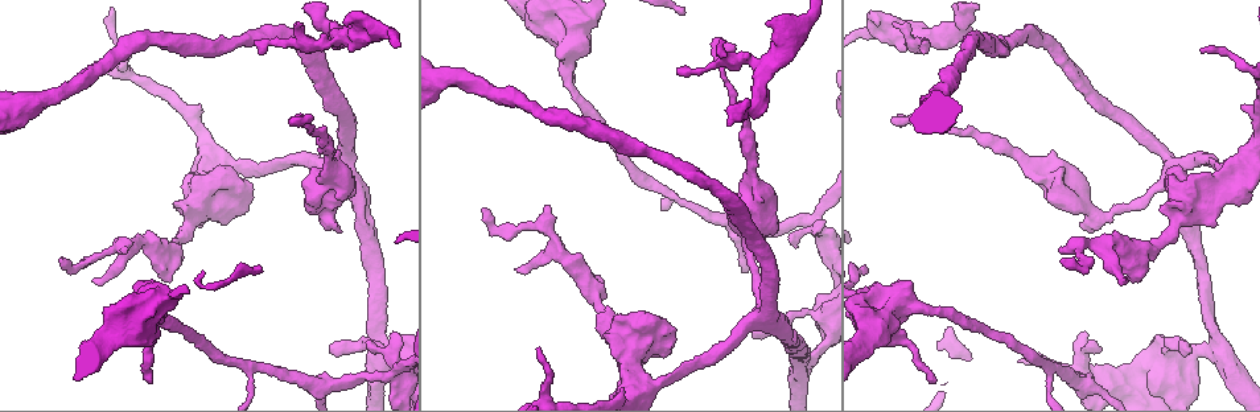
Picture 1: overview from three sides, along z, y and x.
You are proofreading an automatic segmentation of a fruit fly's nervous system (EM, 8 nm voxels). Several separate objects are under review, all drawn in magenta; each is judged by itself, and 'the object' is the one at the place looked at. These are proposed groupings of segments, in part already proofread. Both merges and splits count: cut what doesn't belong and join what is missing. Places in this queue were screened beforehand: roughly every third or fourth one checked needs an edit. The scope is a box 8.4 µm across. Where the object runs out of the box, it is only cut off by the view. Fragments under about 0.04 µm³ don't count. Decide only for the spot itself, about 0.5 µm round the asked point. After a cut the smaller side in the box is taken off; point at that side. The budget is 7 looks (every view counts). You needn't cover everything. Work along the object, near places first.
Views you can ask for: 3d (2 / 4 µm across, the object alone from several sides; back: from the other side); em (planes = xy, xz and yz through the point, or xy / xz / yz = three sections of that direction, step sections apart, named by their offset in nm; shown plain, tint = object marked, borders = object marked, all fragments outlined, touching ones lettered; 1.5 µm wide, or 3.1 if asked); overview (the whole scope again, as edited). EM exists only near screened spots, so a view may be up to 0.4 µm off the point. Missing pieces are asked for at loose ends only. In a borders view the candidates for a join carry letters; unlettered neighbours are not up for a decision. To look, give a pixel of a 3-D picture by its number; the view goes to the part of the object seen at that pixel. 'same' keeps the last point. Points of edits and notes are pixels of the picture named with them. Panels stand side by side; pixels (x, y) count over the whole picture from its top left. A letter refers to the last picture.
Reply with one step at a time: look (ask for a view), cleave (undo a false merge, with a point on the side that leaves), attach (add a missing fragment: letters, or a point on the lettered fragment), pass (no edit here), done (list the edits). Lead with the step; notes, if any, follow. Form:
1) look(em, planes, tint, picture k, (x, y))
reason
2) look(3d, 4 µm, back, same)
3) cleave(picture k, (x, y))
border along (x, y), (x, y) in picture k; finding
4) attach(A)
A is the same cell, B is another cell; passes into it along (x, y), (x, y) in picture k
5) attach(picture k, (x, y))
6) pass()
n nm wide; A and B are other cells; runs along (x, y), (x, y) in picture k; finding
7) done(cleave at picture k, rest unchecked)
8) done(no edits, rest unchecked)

look(em, planes, borders, picture 1, (306, 181))
free end

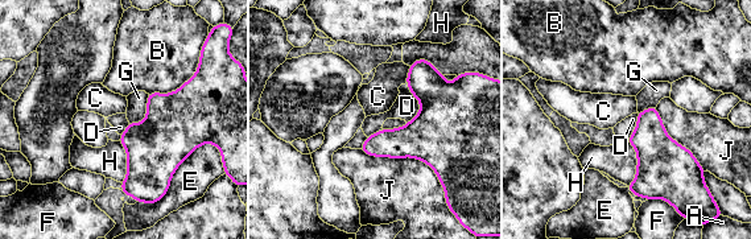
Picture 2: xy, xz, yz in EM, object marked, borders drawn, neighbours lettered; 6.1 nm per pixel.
pass()
180 nm wide; A, B, C, D, E, F, G, H and J are other cells; no lettered fragment goes on from it

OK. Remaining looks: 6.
look(em, xy, step 8, tint, picture 1, (894, 26))
free end

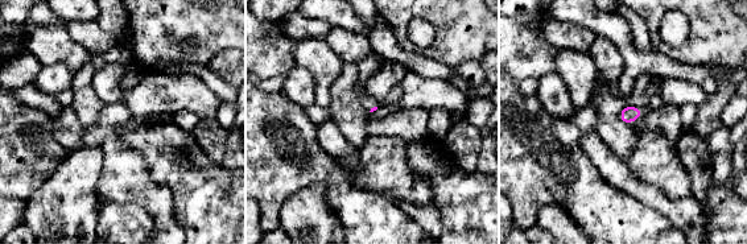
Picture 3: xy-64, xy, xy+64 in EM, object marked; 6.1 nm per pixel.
look(em, planes, borders, same)

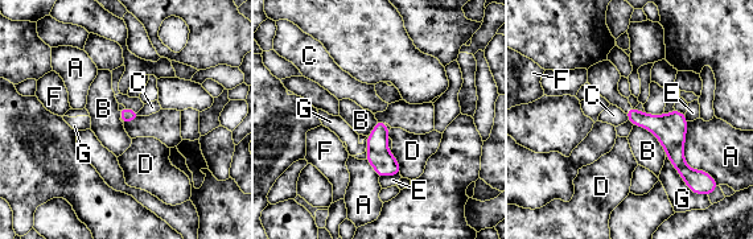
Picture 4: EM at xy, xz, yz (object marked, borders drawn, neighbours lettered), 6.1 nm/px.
pass()
A, B, C, D, E, F and G are other cells; border along (633, 124), (646, 128), (666, 153) in picture 4; none of them fits

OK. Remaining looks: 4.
look(3d, 4 µm, picture 1, (226, 171))
an open end

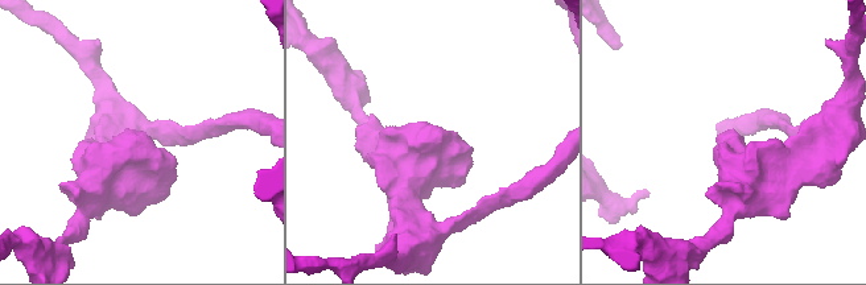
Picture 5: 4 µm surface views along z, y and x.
look(em, planes, plain, picture 5, (719, 135))

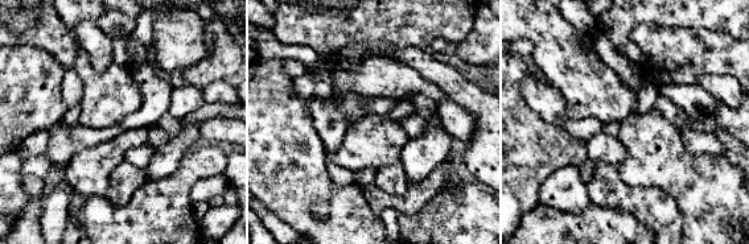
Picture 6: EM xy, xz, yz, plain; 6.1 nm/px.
look(em, planes, borders, same)
see the neighbours

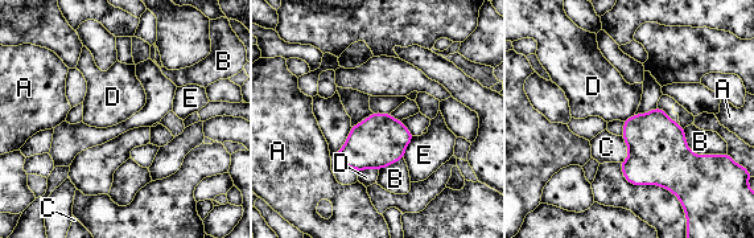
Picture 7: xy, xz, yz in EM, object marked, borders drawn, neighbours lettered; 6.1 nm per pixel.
pass()
320 nm wide; A, B, C, D and E are other cells; border along (378, 169), (357, 171) in picture 7; no lettered fragment goes on from it

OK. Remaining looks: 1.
done(no edits, rest unchecked)

